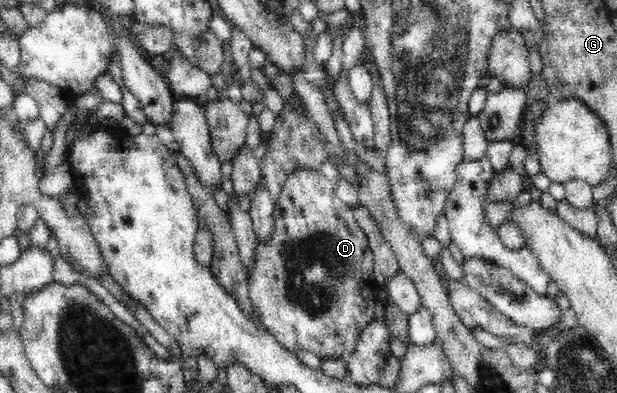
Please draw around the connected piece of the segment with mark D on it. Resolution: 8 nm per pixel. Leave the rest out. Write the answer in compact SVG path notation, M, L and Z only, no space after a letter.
M300 167L300 169L294 169L284 181L284 187L280 195L273 200L273 224L267 242L260 242L256 237L255 245L256 263L254 263L252 269L245 270L245 273L248 277L252 310L260 318L262 327L272 334L276 341L288 351L304 349L304 351L310 351L321 359L342 358L347 362L351 355L355 353L355 347L358 345L359 336L363 334L364 327L375 320L375 307L378 301L376 293L378 293L379 284L375 281L375 274L373 273L373 252L370 251L368 238L365 237L364 230L356 222L352 208L348 207L334 192L334 184L321 171L316 171L314 168Z

